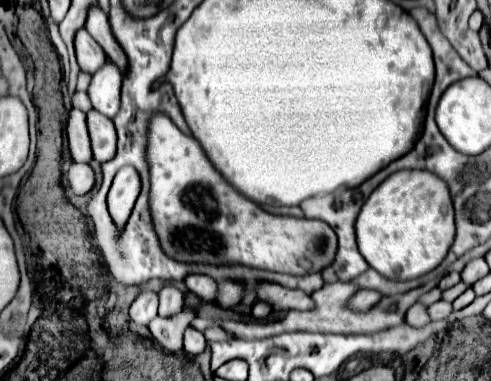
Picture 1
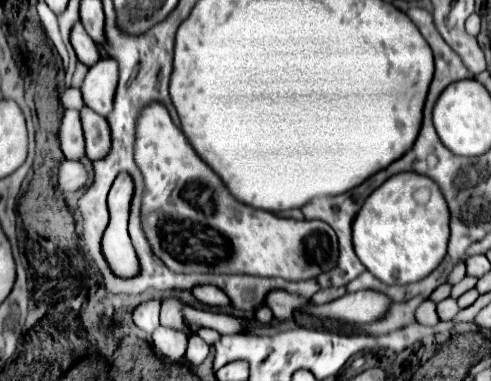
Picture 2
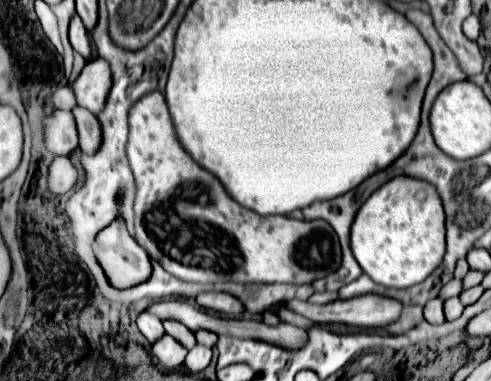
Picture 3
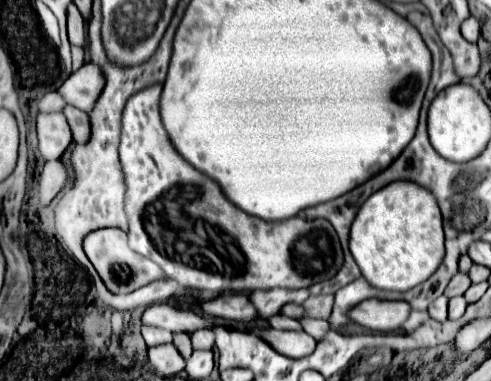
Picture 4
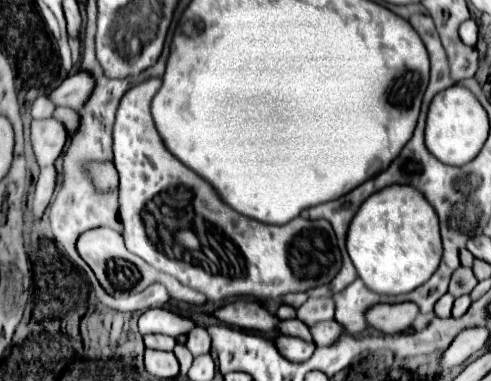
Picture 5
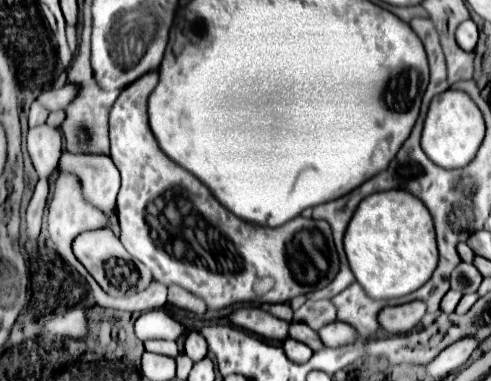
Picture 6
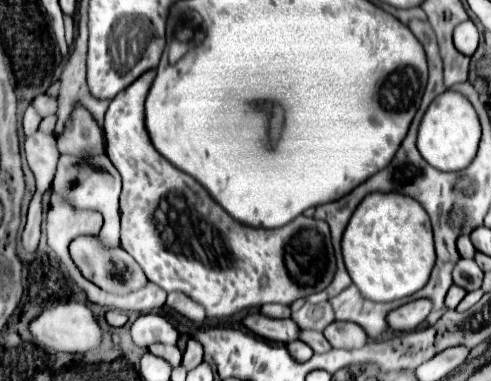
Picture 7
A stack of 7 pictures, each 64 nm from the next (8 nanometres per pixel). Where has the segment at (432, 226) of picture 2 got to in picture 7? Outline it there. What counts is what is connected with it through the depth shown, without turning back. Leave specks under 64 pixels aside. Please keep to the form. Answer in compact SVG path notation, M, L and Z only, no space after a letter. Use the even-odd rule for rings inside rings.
M368 194L342 236L344 266L360 294L372 302L406 298L426 286L434 266L434 242L430 218L424 208L402 194Z

